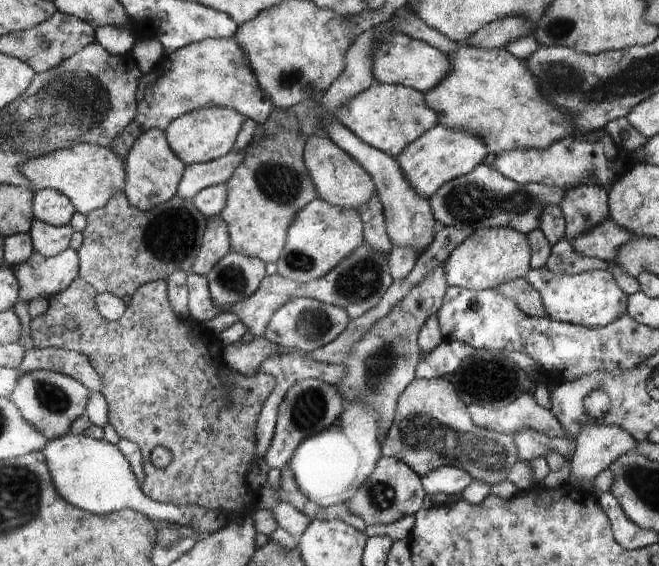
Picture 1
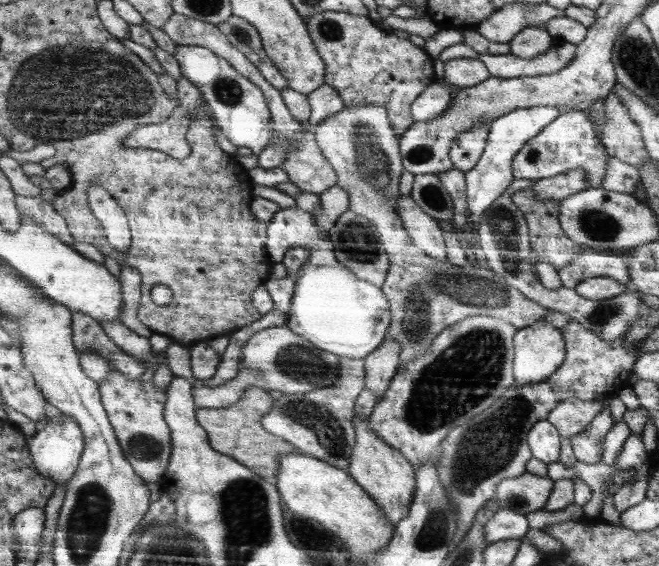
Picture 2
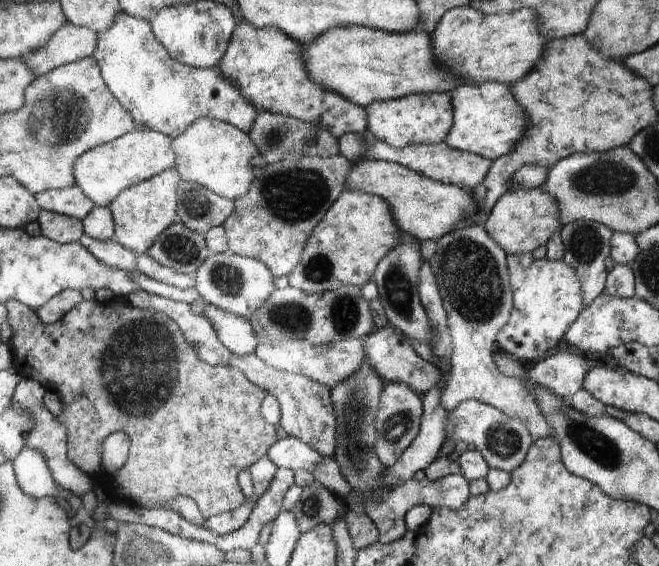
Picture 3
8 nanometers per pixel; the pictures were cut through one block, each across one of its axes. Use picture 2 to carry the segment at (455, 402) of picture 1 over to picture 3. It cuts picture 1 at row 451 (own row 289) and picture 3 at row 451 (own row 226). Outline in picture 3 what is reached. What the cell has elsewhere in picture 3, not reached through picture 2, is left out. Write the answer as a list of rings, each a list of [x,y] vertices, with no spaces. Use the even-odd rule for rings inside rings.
[[[391,382],[381,394],[375,426],[377,427],[377,442],[375,450],[379,461],[387,467],[394,465],[404,454],[404,451],[417,438],[418,428],[421,428],[422,401],[414,389],[405,383]]]

